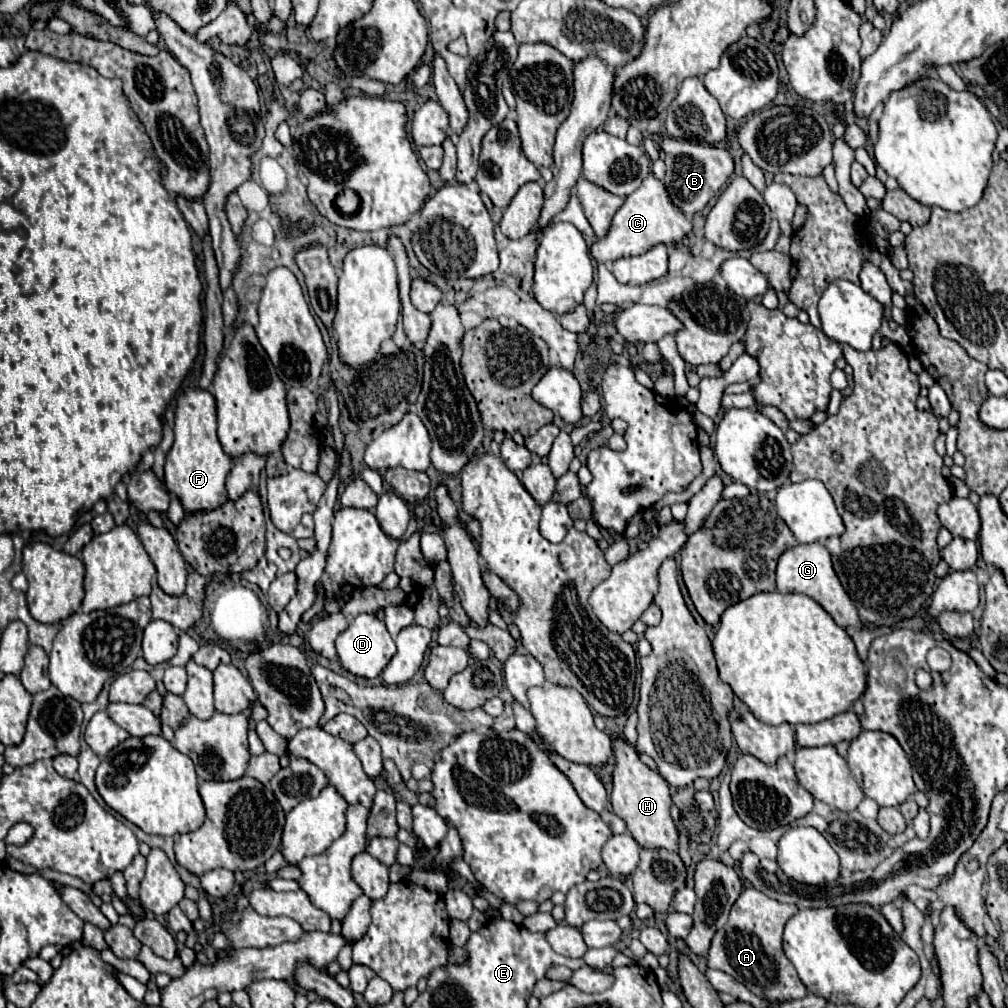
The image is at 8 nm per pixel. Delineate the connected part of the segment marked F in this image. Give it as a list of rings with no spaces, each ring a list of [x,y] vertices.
[[[186,388],[184,394],[178,398],[176,414],[174,414],[174,436],[176,436],[174,444],[172,444],[170,452],[166,454],[166,468],[164,468],[166,488],[170,488],[170,492],[180,498],[186,512],[198,512],[198,510],[222,506],[228,500],[228,492],[226,492],[224,482],[226,482],[226,474],[228,474],[228,466],[230,466],[232,458],[224,454],[224,450],[218,442],[218,434],[216,434],[216,400],[208,390]]]

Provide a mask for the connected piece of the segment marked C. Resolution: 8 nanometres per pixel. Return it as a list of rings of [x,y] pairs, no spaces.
[[[648,174],[646,180],[638,190],[634,190],[630,196],[626,196],[624,204],[618,208],[618,212],[612,218],[612,226],[608,234],[602,240],[596,240],[590,246],[590,256],[596,262],[612,262],[626,256],[640,256],[642,252],[650,250],[654,244],[670,244],[686,238],[692,232],[692,222],[670,204],[670,198],[666,196],[664,184],[654,178],[654,174]]]

